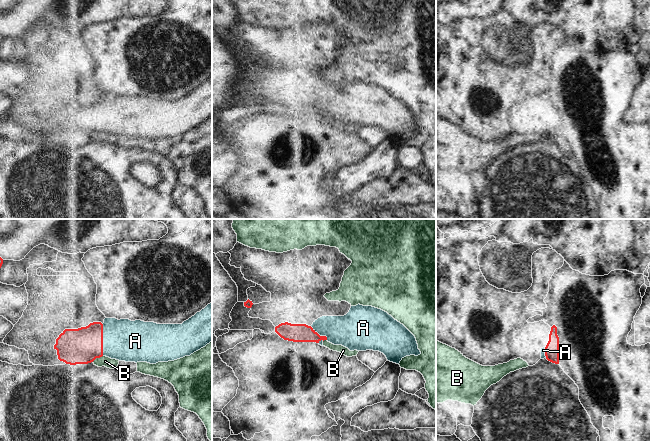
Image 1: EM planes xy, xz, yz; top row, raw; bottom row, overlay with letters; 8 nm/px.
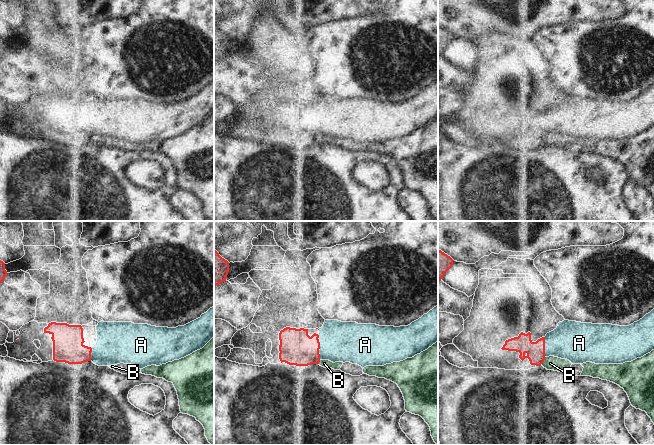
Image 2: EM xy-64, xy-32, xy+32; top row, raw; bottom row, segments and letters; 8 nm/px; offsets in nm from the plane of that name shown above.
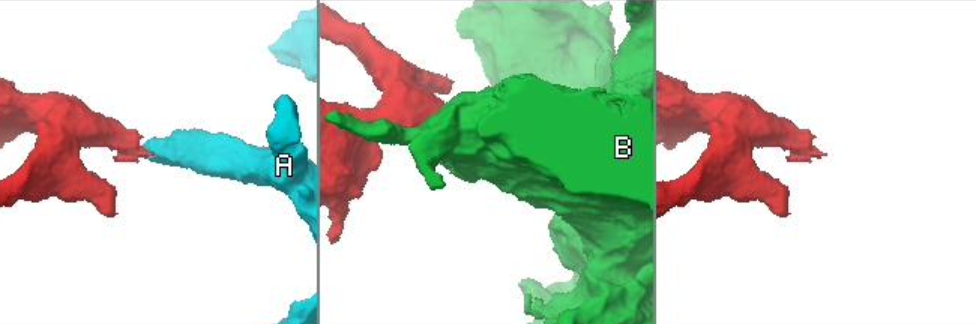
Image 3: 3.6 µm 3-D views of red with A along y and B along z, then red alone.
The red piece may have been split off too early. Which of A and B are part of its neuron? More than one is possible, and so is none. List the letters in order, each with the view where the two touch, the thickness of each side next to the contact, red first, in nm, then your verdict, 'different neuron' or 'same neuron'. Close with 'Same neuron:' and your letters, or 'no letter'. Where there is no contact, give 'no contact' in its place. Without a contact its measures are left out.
A: xy | 280/340 nm | same neuron
B: xy | 280/80 nm | different neuron
Same neuron: A

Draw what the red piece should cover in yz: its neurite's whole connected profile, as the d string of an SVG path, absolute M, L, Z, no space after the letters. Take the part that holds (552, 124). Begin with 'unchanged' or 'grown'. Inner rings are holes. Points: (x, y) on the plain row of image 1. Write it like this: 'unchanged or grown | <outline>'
grown | M555 101L551 103L547 121L541 124L541 135L544 134L552 139L559 140L559 113Z

